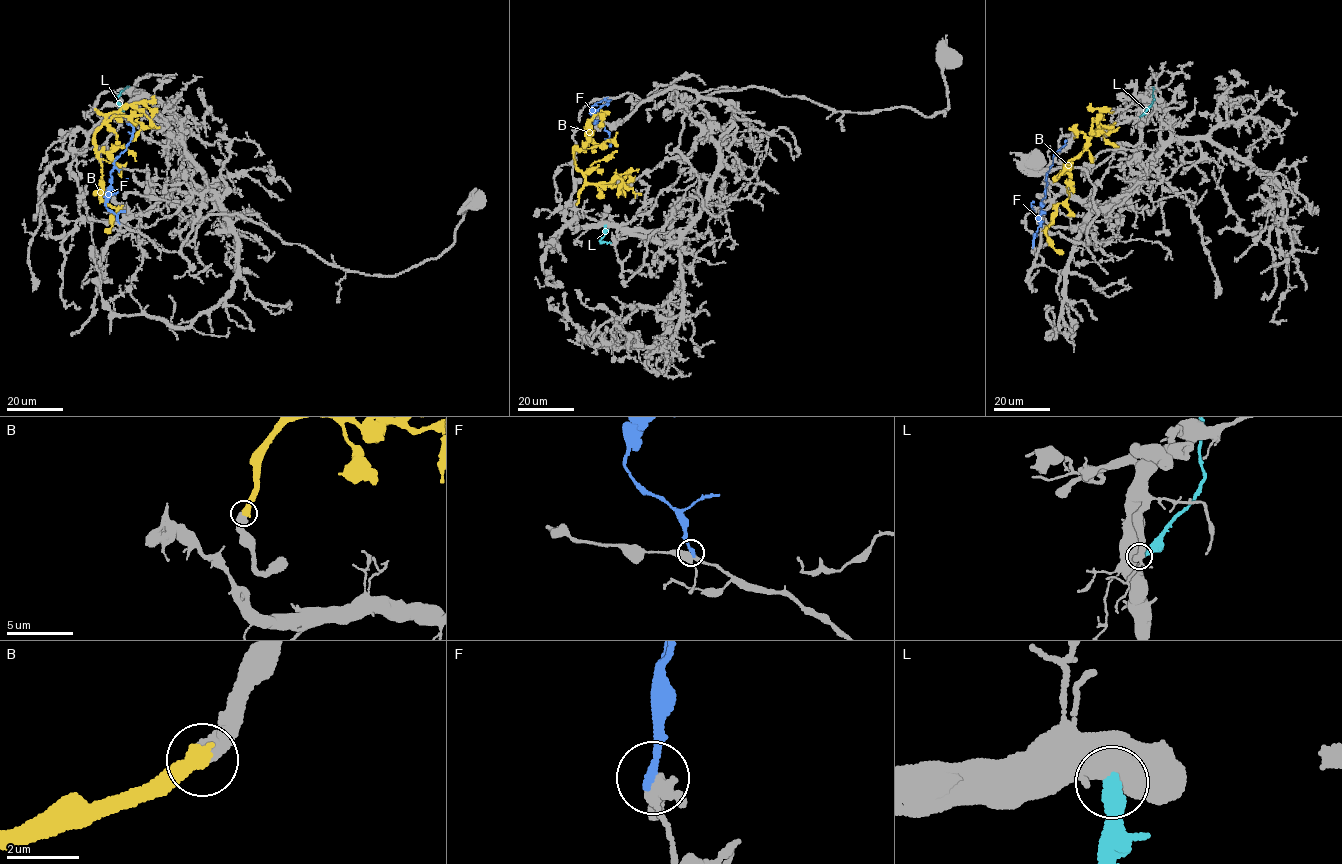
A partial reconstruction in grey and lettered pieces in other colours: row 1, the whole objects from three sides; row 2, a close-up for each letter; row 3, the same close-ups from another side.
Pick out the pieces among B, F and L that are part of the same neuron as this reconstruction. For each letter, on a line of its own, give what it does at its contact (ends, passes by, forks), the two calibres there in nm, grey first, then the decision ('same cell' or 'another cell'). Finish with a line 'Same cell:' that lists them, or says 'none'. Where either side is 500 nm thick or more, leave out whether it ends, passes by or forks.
B: it ends | 440/480 nm | same cell
F: it ends | 380/240 nm | another cell
L: 650/440 nm | another cell
Same cell: B

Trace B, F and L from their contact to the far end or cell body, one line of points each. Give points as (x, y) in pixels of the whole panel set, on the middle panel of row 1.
B: (576, 204), (585, 179), (575, 164), (575, 146), (578, 149), (587, 144), (588, 124), (604, 111), (599, 129)
F: (607, 97), (591, 108), (598, 111), (593, 114), (594, 123), (602, 124), (609, 135), (609, 145), (603, 149)
L: (605, 225), (600, 240), (610, 242)

